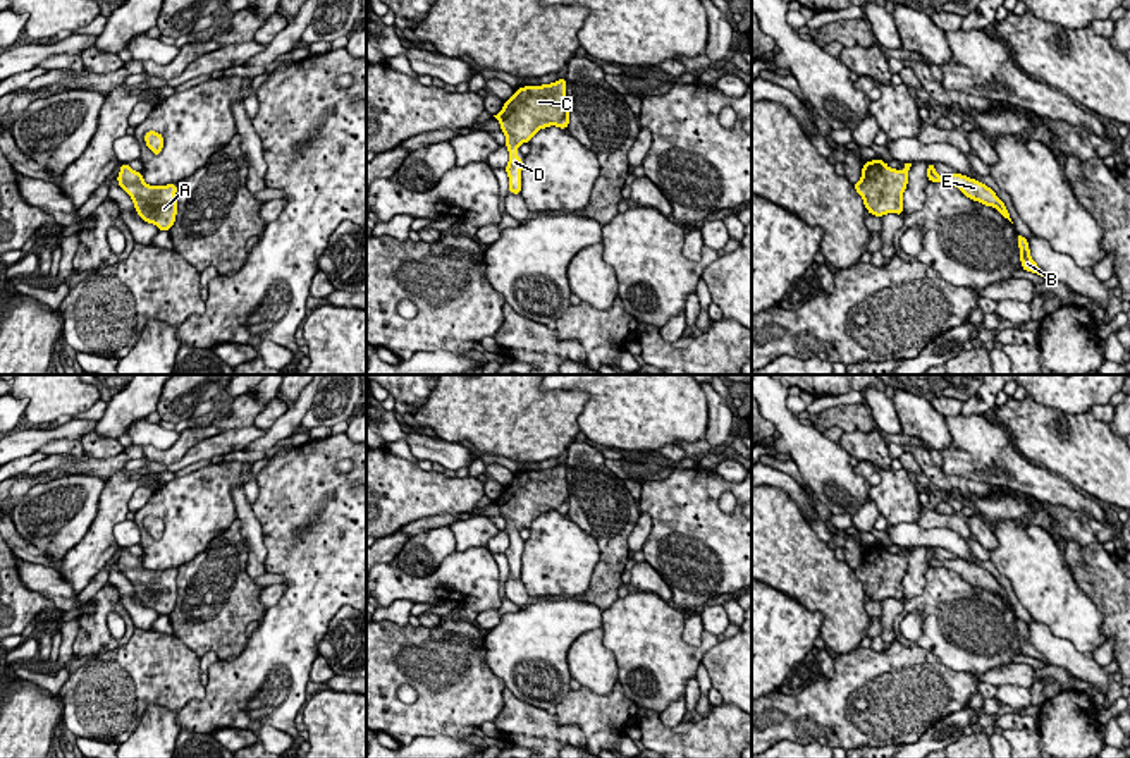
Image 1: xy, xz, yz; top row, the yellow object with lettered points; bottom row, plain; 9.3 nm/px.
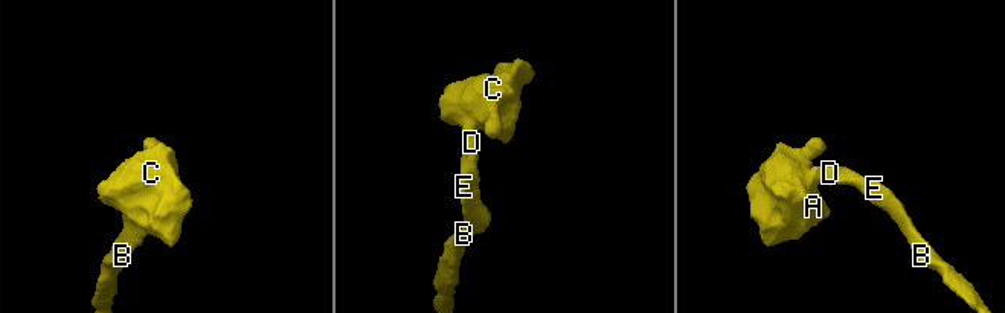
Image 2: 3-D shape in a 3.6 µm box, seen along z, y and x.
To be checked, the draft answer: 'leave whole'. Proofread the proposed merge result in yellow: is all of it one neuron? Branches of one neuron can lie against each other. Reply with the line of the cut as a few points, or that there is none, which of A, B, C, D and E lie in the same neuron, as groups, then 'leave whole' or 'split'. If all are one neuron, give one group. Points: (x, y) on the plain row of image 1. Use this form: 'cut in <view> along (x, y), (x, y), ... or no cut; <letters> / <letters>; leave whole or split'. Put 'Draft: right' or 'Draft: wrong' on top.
Draft: right
no cut; A B C D E; leave whole

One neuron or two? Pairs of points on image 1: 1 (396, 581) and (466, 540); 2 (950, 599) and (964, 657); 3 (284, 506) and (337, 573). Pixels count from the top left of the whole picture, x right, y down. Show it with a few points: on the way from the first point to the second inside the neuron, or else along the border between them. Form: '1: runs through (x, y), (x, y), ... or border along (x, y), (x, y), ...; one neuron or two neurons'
1: border along (485, 545), (456, 552); two neurons
2: runs through (953, 612), (964, 626), (964, 643); one neuron
3: runs through (293, 525), (294, 537), (307, 542), (319, 554); one neuron

